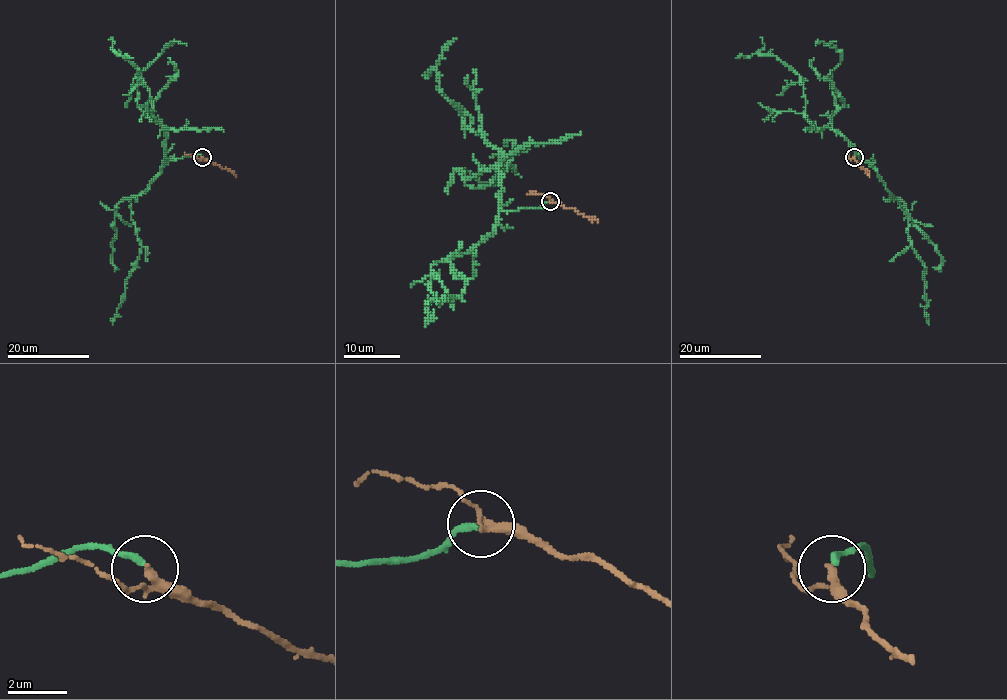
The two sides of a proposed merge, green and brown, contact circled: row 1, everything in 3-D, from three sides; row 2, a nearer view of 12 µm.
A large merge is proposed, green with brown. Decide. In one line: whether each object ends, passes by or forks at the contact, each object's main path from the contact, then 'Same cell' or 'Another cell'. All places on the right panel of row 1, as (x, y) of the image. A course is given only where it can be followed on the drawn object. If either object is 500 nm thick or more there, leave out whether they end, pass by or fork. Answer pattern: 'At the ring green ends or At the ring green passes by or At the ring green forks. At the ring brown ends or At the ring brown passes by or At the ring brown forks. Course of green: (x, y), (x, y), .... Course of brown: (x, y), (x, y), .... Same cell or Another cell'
At the ring green ends. At the ring brown passes by. Course of green: (854, 156), (858, 154), (871, 165), (891, 195), (903, 203), (911, 245), (925, 268), (928, 325). Course of brown: (854, 157), (870, 176). Same cell

